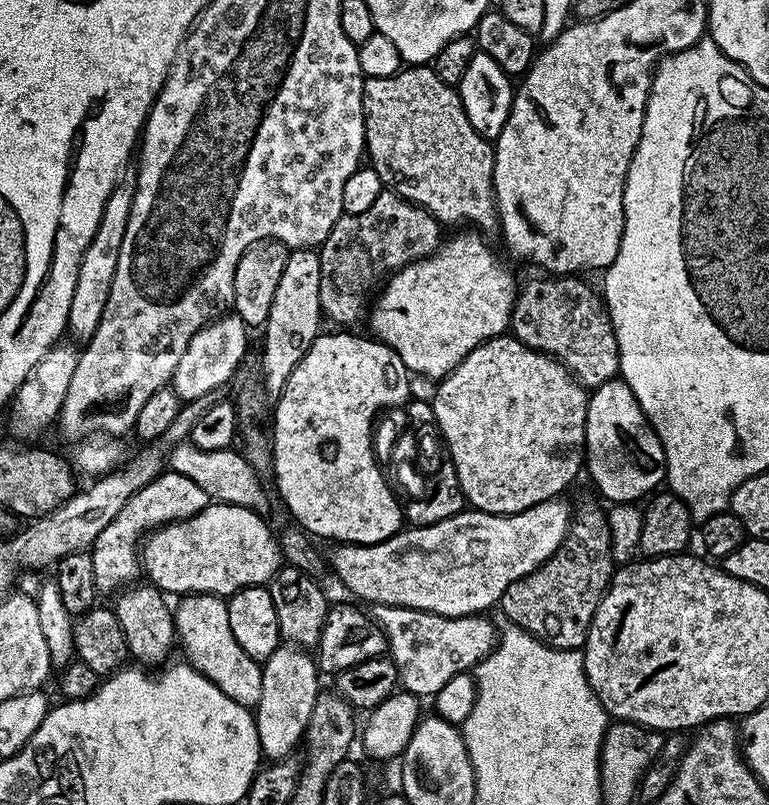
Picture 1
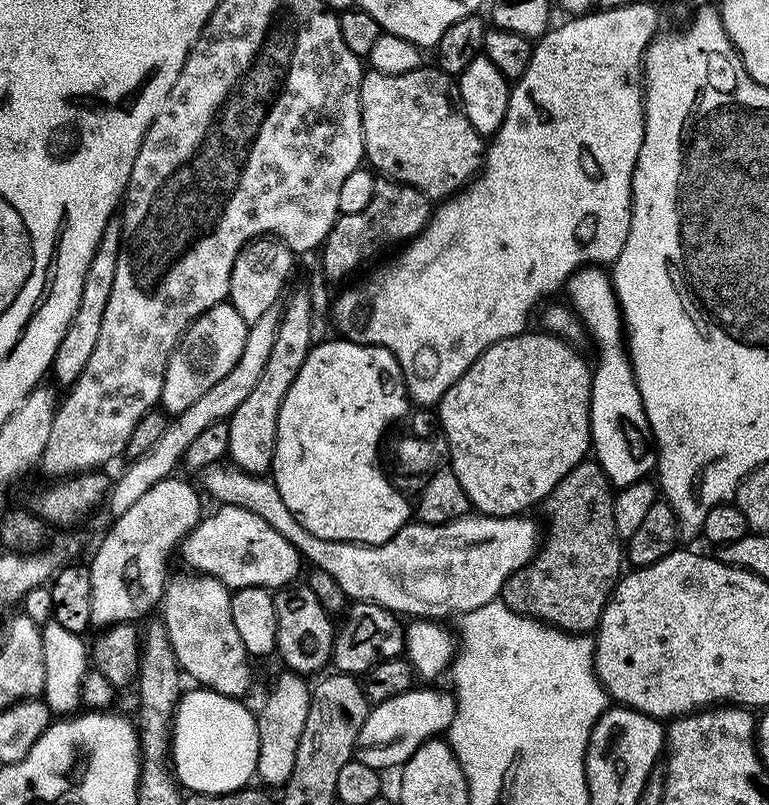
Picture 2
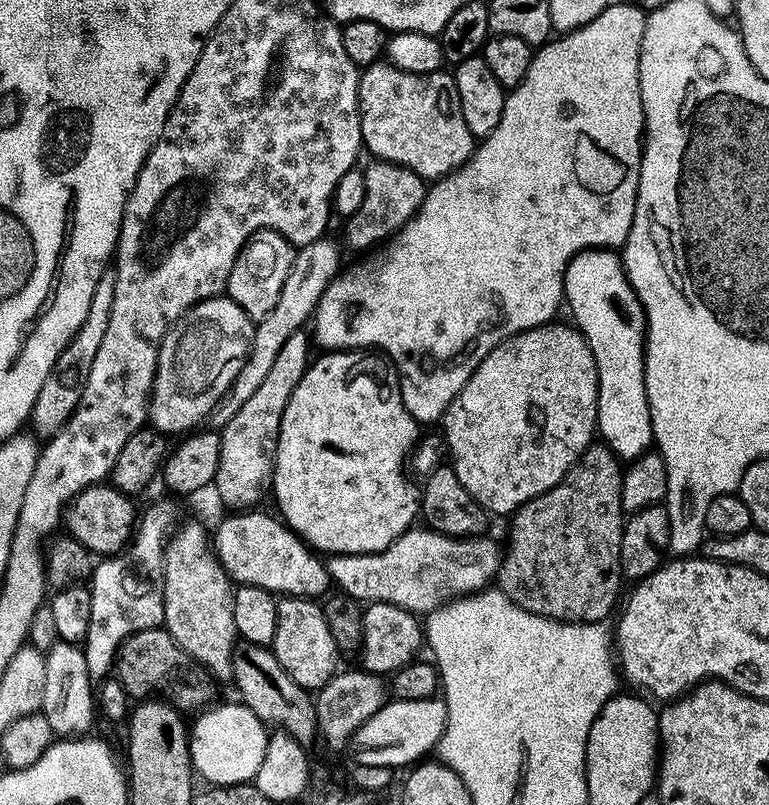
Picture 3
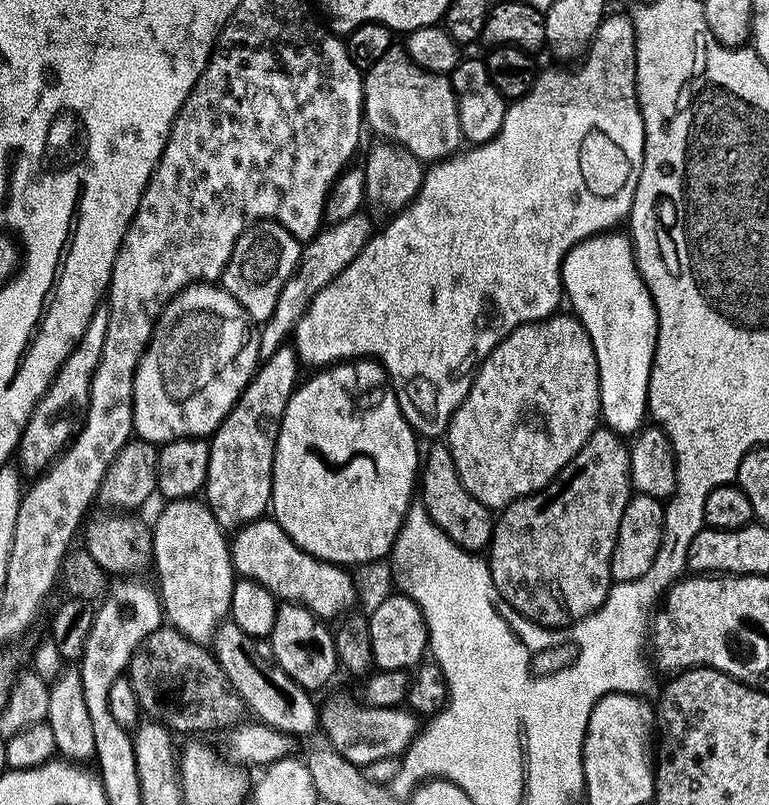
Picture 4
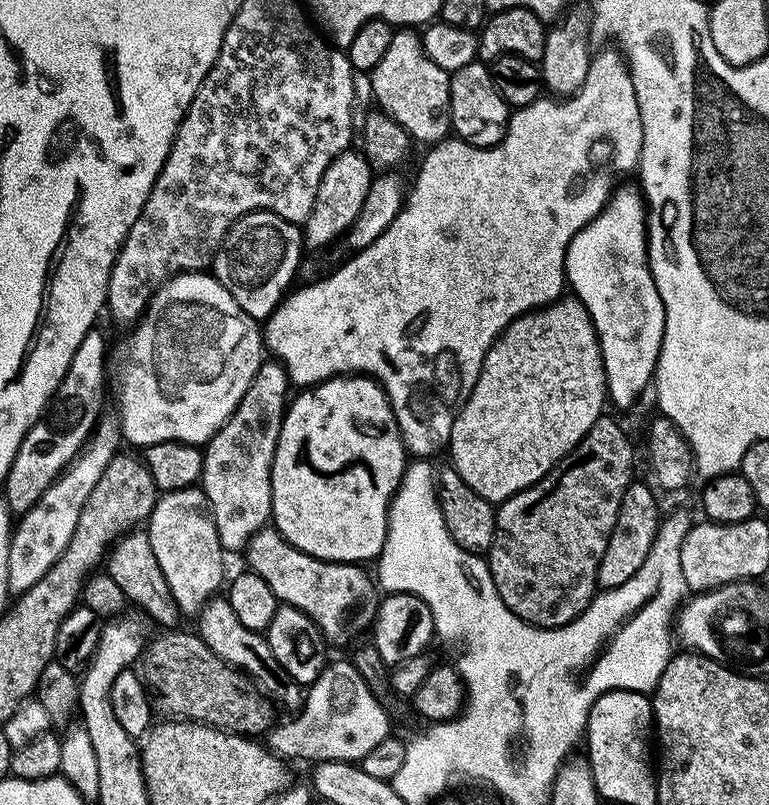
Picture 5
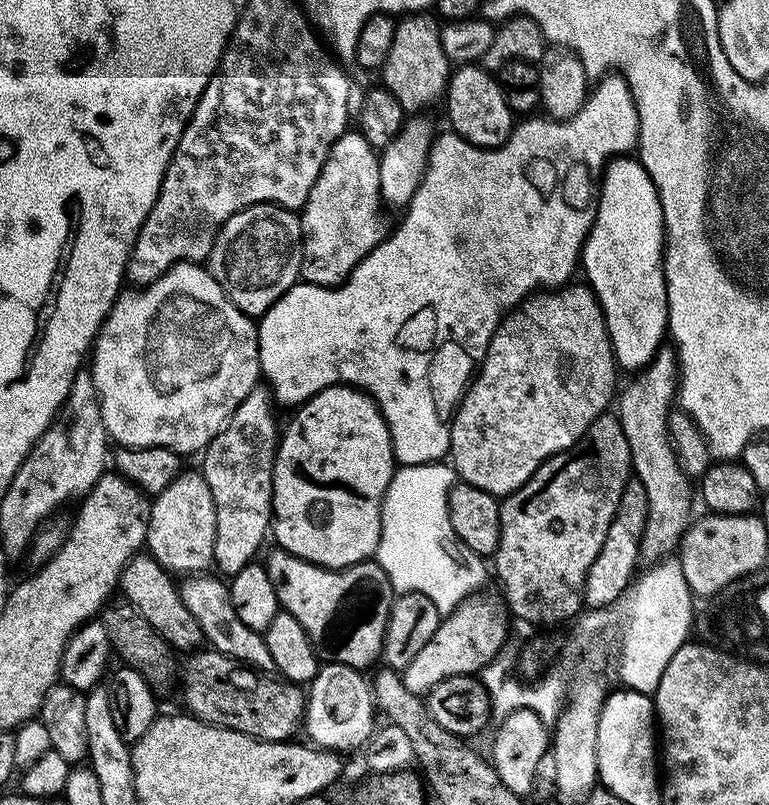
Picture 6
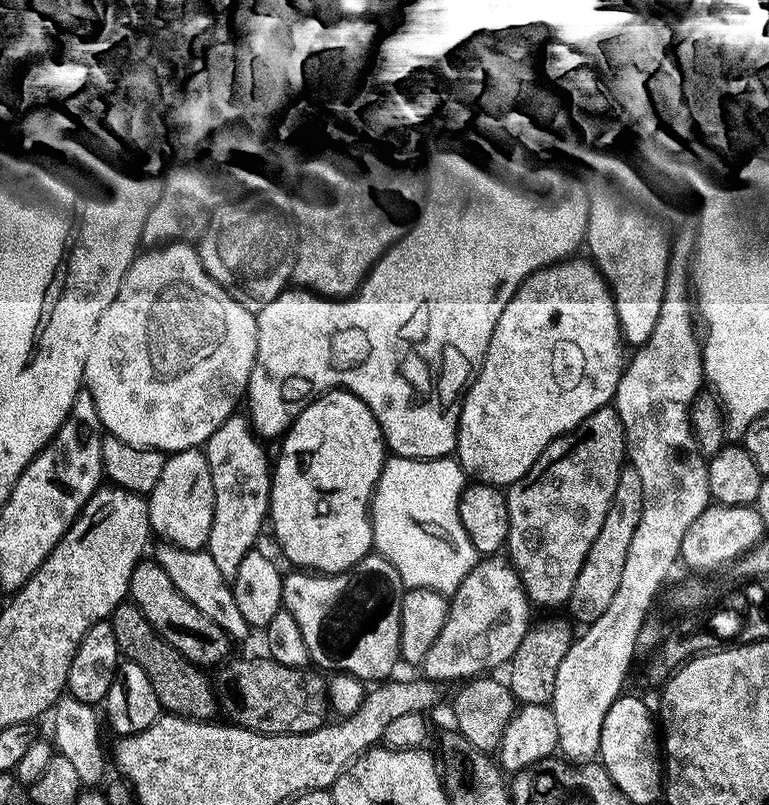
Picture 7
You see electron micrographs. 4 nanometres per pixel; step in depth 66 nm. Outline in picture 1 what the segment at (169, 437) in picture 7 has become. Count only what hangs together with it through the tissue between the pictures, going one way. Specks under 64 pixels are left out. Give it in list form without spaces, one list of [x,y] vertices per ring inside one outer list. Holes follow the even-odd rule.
[[[225,314],[203,328],[190,342],[190,346],[186,346],[186,354],[182,354],[182,362],[178,362],[178,368],[172,376],[171,387],[181,401],[193,402],[211,397],[215,388],[222,387],[244,360],[248,335],[249,329],[235,314]]]

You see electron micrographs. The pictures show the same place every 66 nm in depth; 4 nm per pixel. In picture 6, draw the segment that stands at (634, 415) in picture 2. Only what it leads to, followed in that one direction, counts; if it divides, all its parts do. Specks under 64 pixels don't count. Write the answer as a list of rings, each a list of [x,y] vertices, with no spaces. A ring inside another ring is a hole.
[[[631,155],[615,157],[604,165],[604,174],[599,181],[600,195],[596,197],[596,217],[592,223],[592,229],[588,231],[588,236],[584,239],[584,248],[580,251],[579,267],[584,268],[583,279],[586,281],[592,293],[596,296],[596,301],[600,303],[600,309],[606,322],[608,337],[612,343],[612,352],[616,356],[617,365],[621,369],[632,368],[631,370],[643,370],[657,359],[660,343],[666,340],[666,329],[668,327],[668,291],[666,290],[666,278],[664,277],[664,219],[662,218],[662,202],[658,198],[658,190],[650,178],[650,174],[640,165],[639,159]]]

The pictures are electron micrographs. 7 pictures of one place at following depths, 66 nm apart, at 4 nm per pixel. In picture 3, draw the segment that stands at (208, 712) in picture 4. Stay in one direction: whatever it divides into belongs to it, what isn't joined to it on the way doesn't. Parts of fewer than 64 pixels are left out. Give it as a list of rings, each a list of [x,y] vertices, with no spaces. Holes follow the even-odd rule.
[[[163,626],[135,632],[120,643],[120,651],[116,653],[114,676],[133,701],[146,700],[155,694],[184,714],[199,713],[217,699],[217,681],[213,680],[212,675],[201,664],[190,659],[178,647],[168,629]]]

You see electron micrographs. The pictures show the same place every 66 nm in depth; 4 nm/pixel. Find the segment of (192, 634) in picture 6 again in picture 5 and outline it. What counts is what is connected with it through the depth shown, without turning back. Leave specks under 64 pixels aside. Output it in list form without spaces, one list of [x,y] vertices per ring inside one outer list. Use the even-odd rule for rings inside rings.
[[[133,530],[120,537],[106,556],[106,572],[110,578],[118,582],[119,589],[132,605],[138,604],[147,614],[147,619],[156,624],[164,624],[165,629],[172,630],[182,619],[180,607],[174,602],[174,594],[170,594],[170,586],[166,586],[166,574],[162,574],[162,566],[158,566],[158,558],[150,547],[147,531]]]

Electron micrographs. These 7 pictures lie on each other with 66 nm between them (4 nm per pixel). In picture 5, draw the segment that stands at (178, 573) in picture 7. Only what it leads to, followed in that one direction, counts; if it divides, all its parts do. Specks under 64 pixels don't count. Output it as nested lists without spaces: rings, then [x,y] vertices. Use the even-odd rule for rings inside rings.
[[[226,598],[209,600],[204,609],[198,613],[198,620],[200,620],[198,634],[202,642],[206,642],[206,646],[210,646],[214,654],[218,654],[218,658],[222,658],[230,666],[243,672],[254,687],[272,701],[273,705],[281,709],[292,708],[291,710],[299,709],[303,705],[305,693],[301,685],[297,684],[294,678],[279,665],[273,650],[268,645],[267,635],[242,626],[238,614],[234,614],[234,609],[230,607],[230,602]]]

